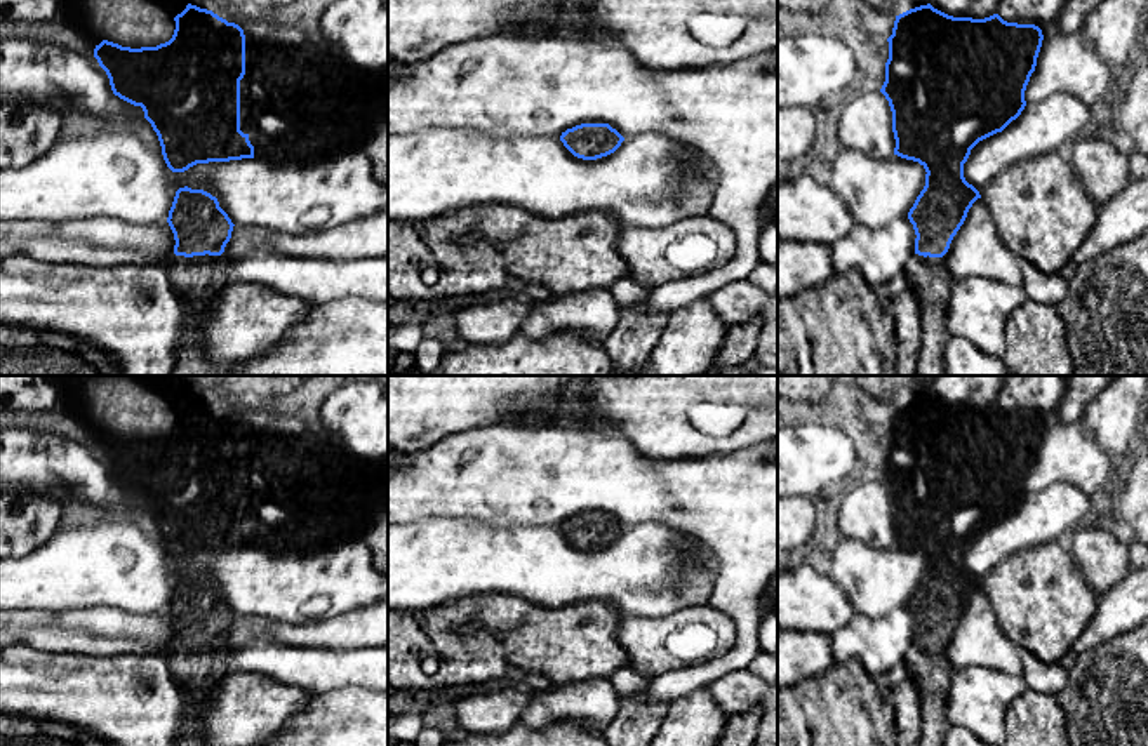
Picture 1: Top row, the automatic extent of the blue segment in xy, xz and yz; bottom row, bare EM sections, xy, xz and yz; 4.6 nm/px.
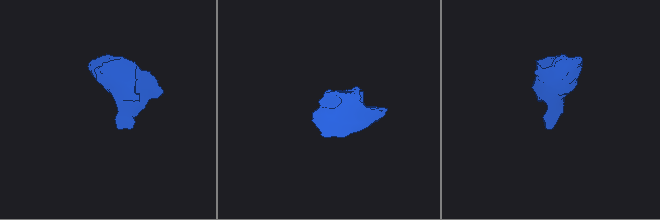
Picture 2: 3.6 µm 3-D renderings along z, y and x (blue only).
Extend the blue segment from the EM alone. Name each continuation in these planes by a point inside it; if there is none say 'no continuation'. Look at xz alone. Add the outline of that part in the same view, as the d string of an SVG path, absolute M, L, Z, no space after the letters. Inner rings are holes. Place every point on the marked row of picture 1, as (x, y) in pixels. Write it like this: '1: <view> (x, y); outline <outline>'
no continuation

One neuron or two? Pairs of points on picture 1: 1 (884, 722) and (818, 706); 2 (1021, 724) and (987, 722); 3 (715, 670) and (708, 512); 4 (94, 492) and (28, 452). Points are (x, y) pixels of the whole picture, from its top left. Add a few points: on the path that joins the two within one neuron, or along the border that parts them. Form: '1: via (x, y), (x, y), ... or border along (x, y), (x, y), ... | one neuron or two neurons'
1: via (868, 706), (865, 703), (834, 703) | one neuron
2: border along (1025, 687), (1009, 706), (1004, 727) | two neurons
3: via (745, 635), (741, 552) | one neuron
4: via (79, 477), (65, 463), (44, 461) | one neuron

